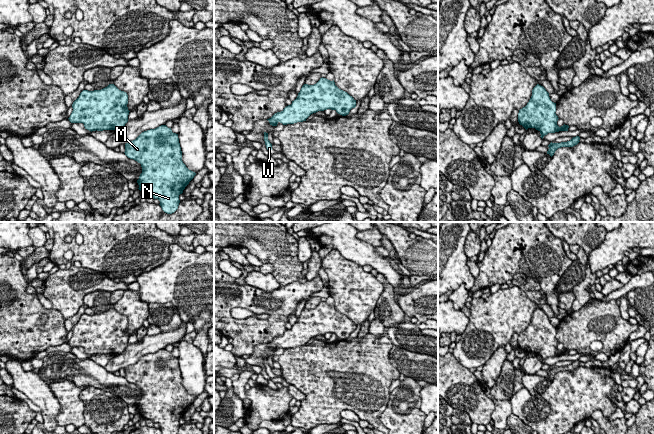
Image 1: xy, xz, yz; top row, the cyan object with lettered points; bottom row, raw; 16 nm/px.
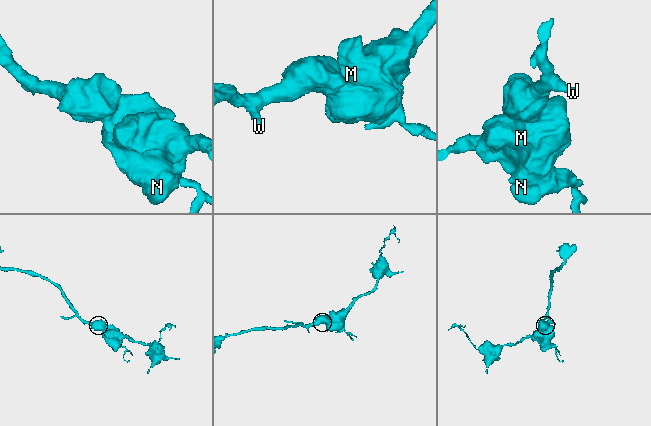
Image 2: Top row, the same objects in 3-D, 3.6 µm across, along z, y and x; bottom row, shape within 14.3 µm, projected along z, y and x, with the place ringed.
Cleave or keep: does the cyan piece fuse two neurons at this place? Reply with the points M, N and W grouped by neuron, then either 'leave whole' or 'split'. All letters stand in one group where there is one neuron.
M N W; leave whole

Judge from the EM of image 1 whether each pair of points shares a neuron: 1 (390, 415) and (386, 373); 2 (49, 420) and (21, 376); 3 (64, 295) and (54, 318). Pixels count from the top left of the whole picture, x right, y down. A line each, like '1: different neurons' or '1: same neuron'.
1: different neurons
2: same neuron
3: different neurons

